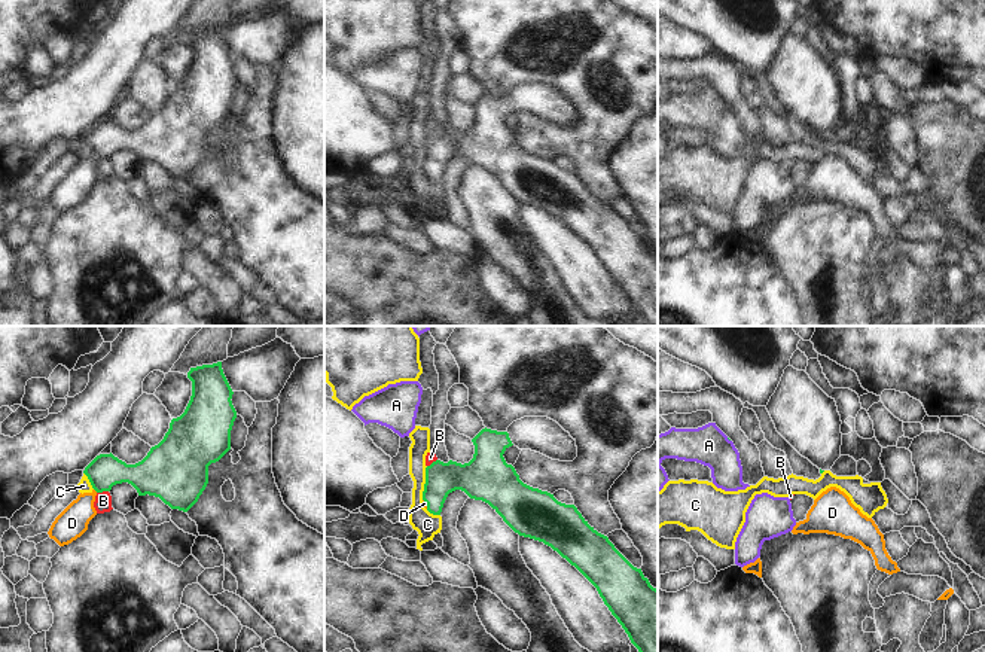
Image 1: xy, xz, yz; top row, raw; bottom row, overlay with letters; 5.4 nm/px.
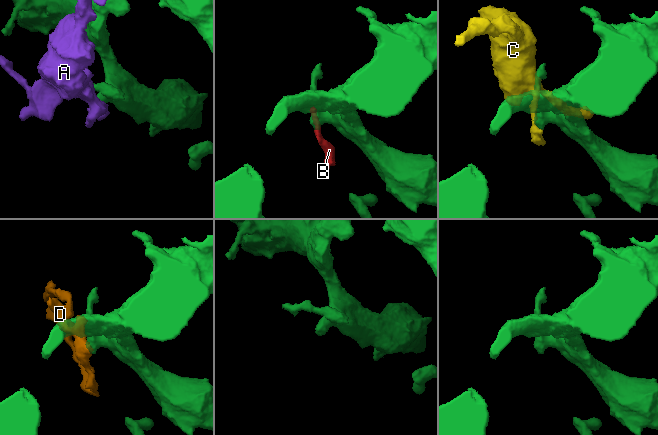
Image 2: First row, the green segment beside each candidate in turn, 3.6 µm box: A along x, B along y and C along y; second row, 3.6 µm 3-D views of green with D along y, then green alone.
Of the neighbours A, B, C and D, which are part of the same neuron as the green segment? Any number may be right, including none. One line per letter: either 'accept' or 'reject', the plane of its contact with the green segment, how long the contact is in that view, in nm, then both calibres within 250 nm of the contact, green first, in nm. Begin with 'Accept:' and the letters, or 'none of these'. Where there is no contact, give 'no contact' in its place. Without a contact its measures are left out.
Accept: D
A: reject; no contact
B: reject; meets green in xy; contact 70 nm long; 180 nm thick on the green side, 100 nm on the other
C: reject; meets green in xz; contact 190 nm long; 180 nm thick on the green side, 130 nm on the other
D: accept; meets green in xy; contact 30 nm long; 180 nm thick on the green side, 170 nm on the other

